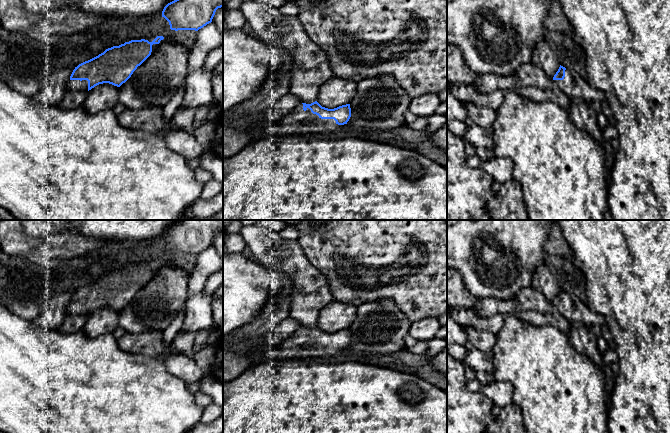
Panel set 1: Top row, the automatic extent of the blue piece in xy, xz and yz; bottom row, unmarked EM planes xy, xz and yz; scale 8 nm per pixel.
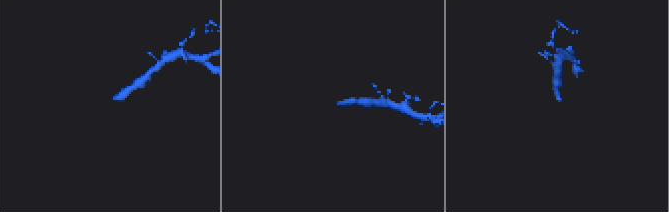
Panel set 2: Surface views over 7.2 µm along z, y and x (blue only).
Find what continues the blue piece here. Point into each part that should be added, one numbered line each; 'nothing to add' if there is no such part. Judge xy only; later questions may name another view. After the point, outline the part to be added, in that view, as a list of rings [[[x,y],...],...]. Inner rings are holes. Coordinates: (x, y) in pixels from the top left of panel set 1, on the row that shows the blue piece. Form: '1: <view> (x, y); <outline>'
1: xy (72, 84); [[[69,80],[66,86],[67,91],[69,90],[83,90],[88,91],[88,81],[87,80]]]

